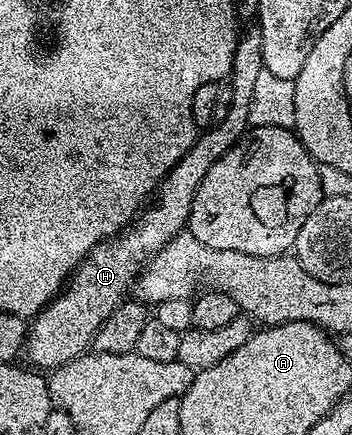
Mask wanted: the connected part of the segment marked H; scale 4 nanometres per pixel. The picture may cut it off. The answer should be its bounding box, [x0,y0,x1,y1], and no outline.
[22,27,264,370]

